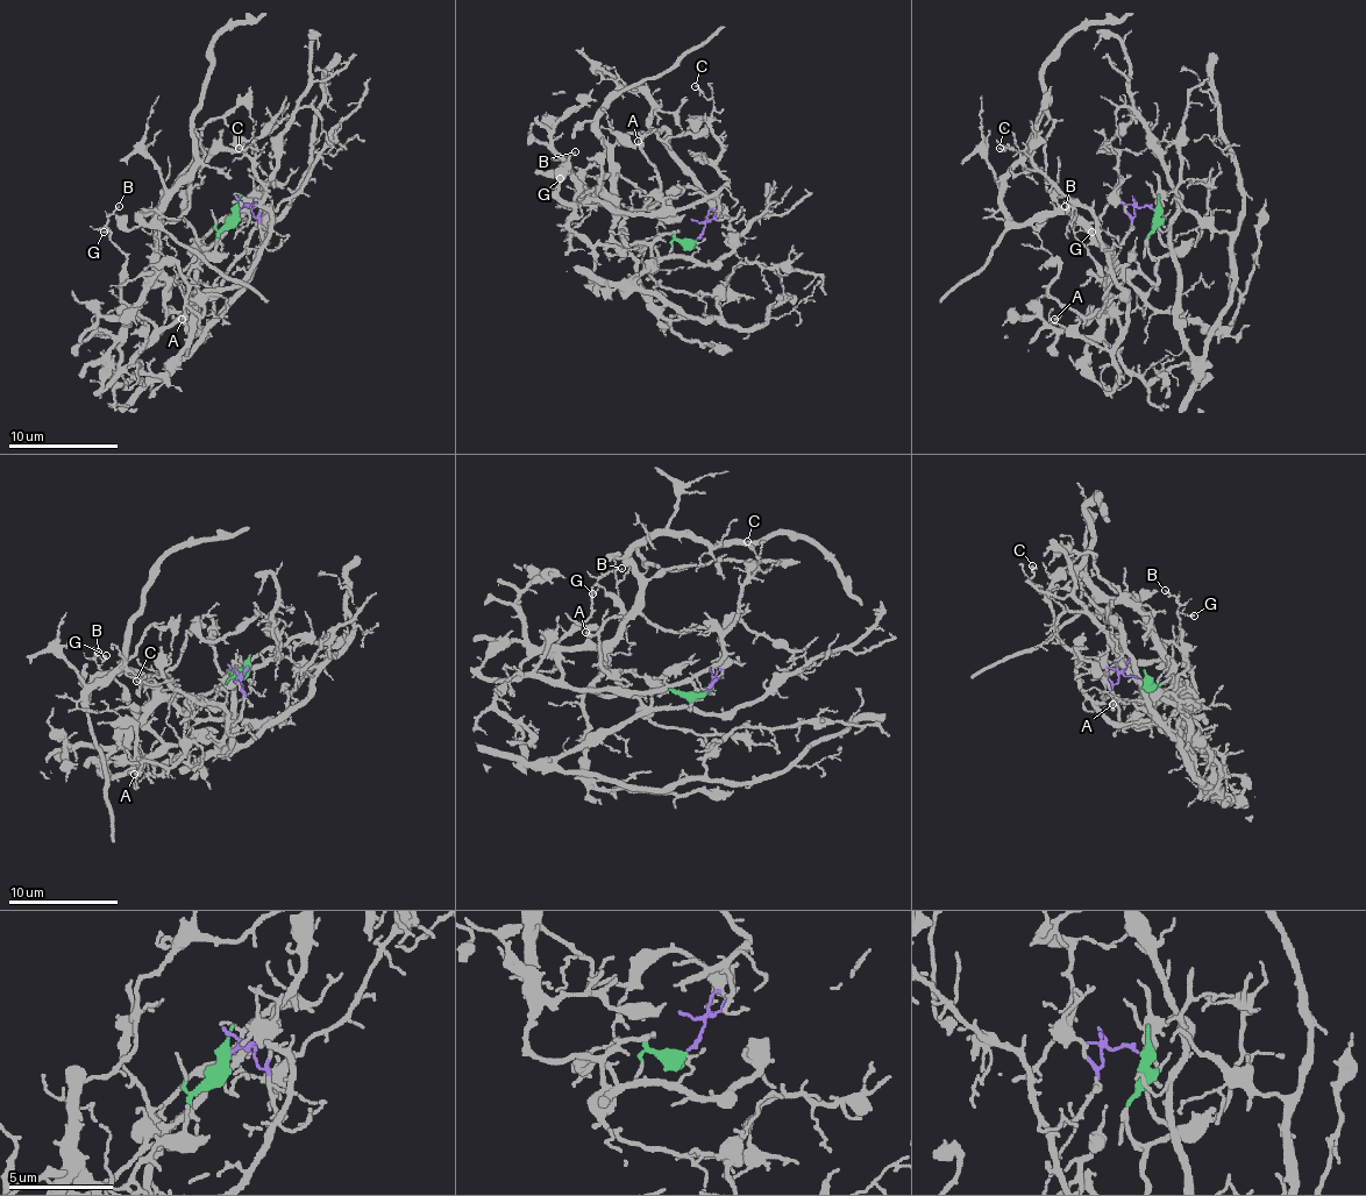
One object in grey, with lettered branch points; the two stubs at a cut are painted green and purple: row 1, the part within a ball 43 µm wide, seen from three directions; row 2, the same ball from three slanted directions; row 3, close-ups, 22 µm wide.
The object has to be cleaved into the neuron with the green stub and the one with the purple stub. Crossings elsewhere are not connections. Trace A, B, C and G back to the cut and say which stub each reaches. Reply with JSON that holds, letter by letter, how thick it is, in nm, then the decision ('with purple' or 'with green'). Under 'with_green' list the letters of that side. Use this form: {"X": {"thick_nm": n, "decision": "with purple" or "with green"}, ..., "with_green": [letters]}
{"A": {"thick_nm": 170, "decision": "with purple"}, "B": {"thick_nm": 100, "decision": "with purple"}, "C": {"thick_nm": 130, "decision": "with purple"}, "G": {"thick_nm": 120, "decision": "with purple"}, "with_green": []}

